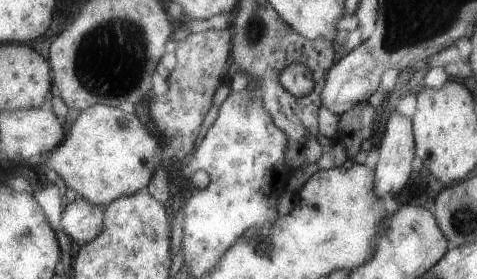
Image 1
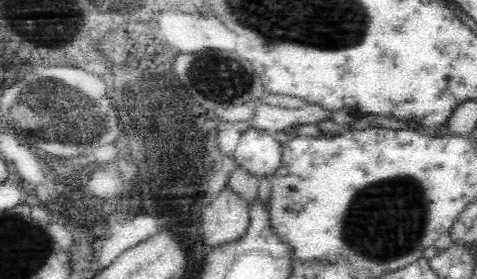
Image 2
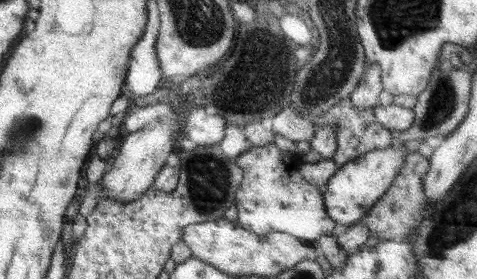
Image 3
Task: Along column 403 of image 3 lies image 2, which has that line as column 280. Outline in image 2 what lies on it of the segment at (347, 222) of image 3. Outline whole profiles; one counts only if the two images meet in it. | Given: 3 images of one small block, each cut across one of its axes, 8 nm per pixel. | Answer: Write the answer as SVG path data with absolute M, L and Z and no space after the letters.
M248 128L242 132L236 144L234 162L252 176L274 174L282 162L282 142L260 128Z

